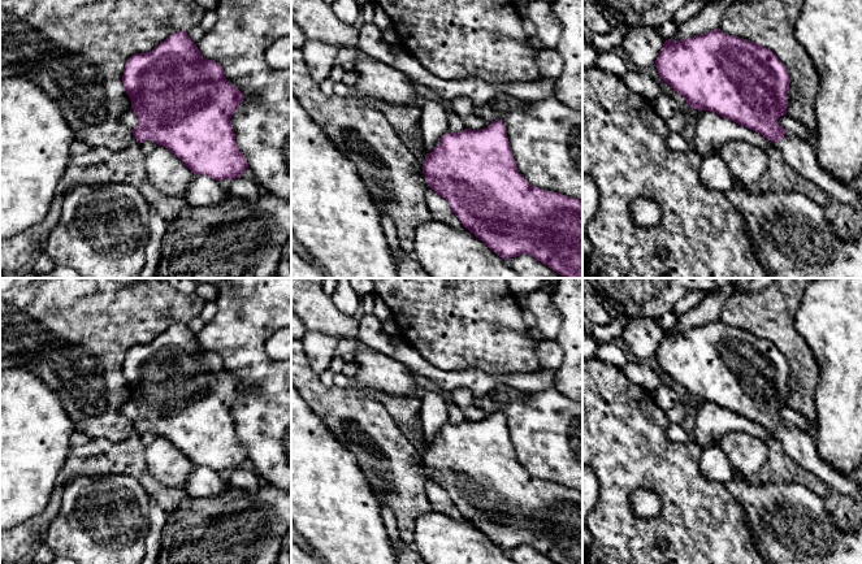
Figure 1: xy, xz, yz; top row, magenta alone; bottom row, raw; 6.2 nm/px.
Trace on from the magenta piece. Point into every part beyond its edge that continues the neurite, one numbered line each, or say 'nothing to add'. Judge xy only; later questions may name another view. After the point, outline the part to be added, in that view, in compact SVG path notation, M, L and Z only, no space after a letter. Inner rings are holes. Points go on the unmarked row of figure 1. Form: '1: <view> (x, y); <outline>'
nothing to add

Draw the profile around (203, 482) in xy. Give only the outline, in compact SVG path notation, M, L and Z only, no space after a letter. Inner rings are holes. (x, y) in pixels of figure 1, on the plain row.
M196 465L182 489L192 498L208 498L221 494L226 486L218 472Z

